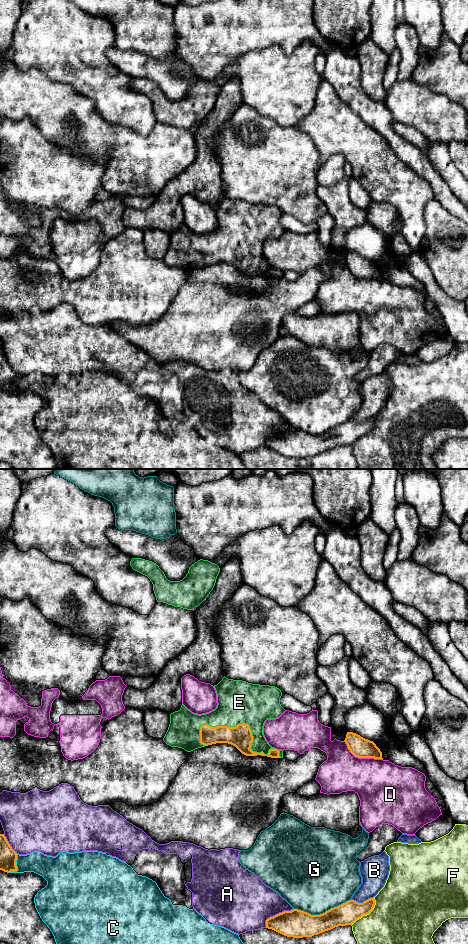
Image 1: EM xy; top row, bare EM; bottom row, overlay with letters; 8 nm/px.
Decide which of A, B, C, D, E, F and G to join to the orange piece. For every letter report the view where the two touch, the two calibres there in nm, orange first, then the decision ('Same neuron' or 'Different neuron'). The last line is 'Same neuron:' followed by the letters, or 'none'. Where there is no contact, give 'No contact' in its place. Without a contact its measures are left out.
A: Touches orange in xy. Thickness 220 nm (orange) against 400 nm. Different neuron
B: Touches orange in xy. Thickness 180 nm (orange) against 220 nm. Different neuron
C: Touches orange in xy. Thickness 140 nm (orange) against 180 nm. Different neuron
D: Touches orange in xy. Thickness 160 nm (orange) against 380 nm. Different neuron
E: Touches orange in xy. Thickness 180 nm (orange) against 340 nm. Same neuron
F: Touches orange in xy. Thickness 180 nm (orange) against 420 nm. Different neuron
G: Touches orange in xy. Thickness 220 nm (orange) against 480 nm. Different neuron
Same neuron: E

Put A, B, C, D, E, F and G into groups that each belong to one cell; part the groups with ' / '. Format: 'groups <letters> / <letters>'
groups A / B / C / D / E / F / G

